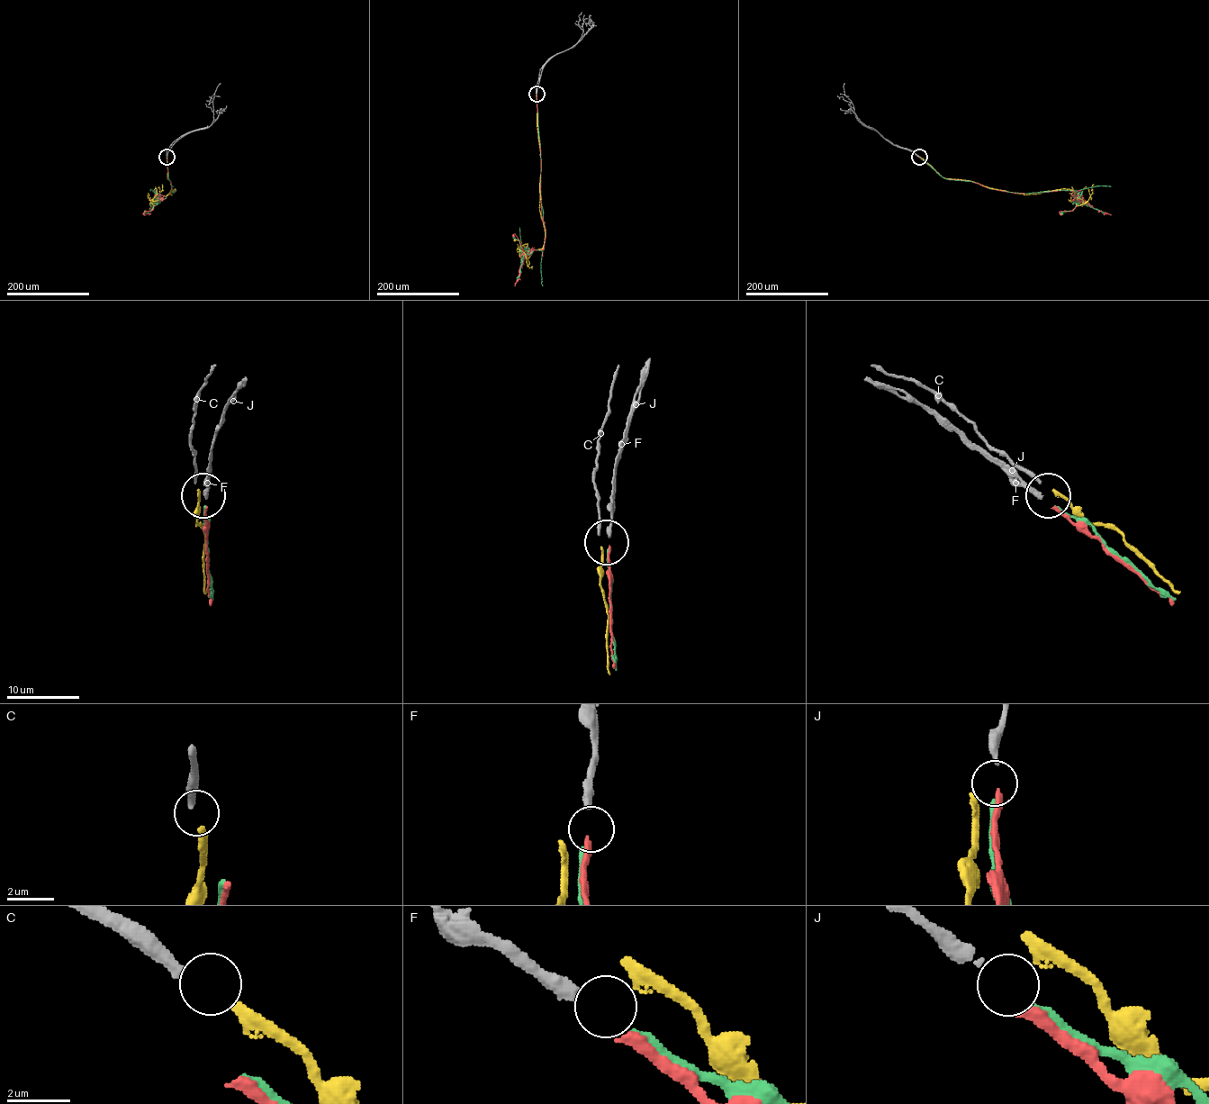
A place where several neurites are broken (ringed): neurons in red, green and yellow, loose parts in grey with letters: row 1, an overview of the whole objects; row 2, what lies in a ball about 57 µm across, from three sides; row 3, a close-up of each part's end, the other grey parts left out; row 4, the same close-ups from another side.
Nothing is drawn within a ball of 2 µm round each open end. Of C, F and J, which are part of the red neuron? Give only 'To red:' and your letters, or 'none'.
To red: F

